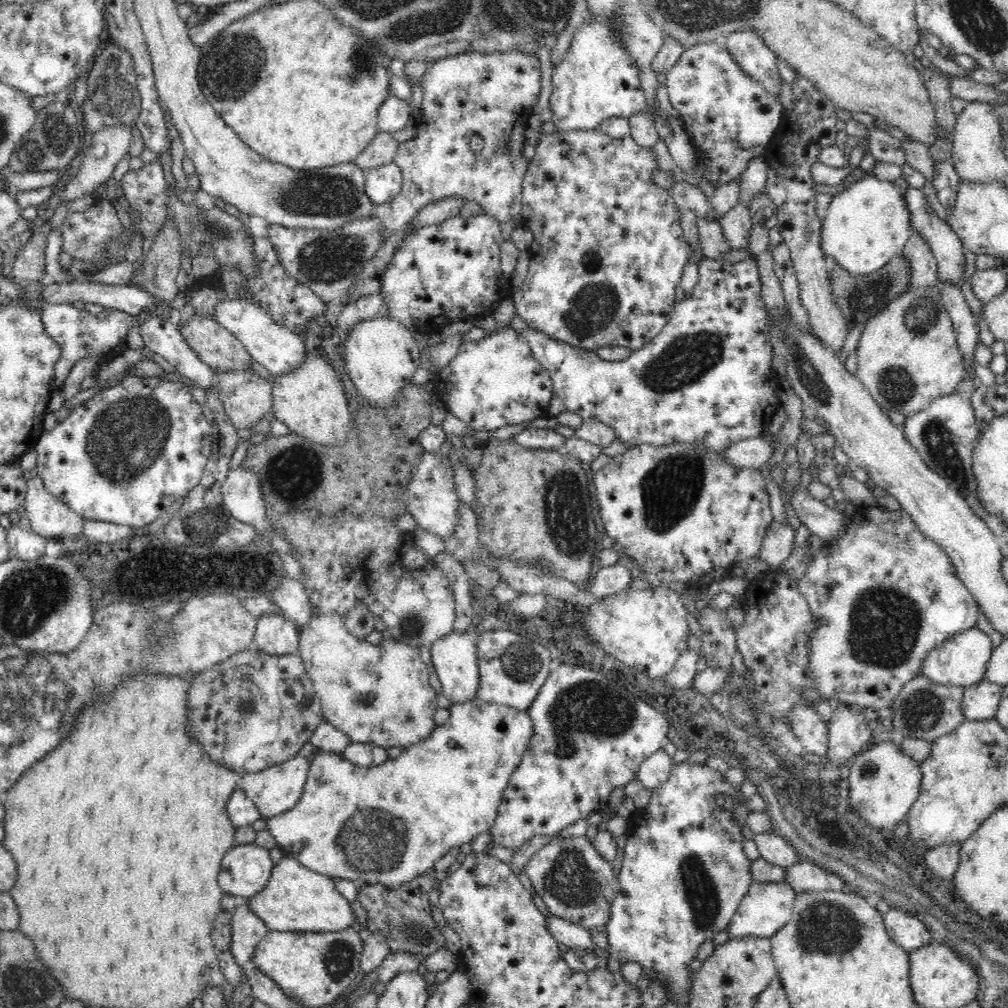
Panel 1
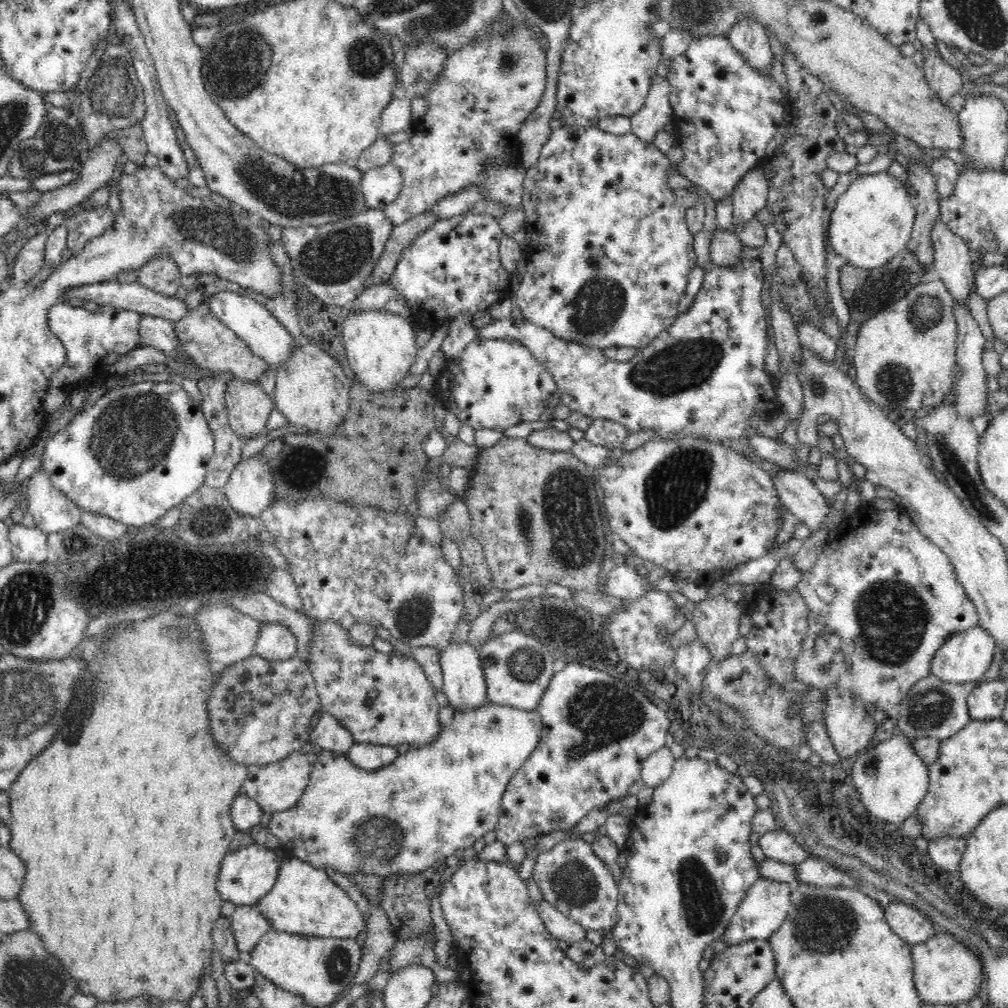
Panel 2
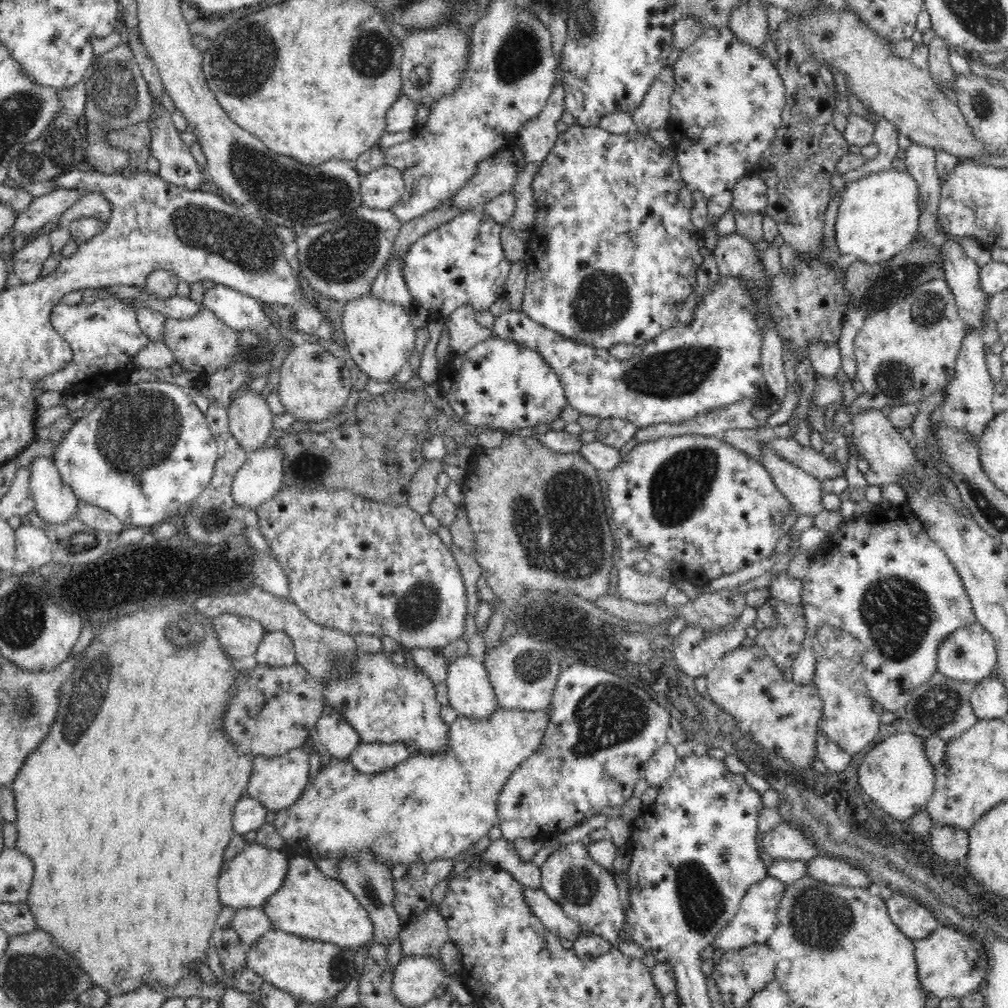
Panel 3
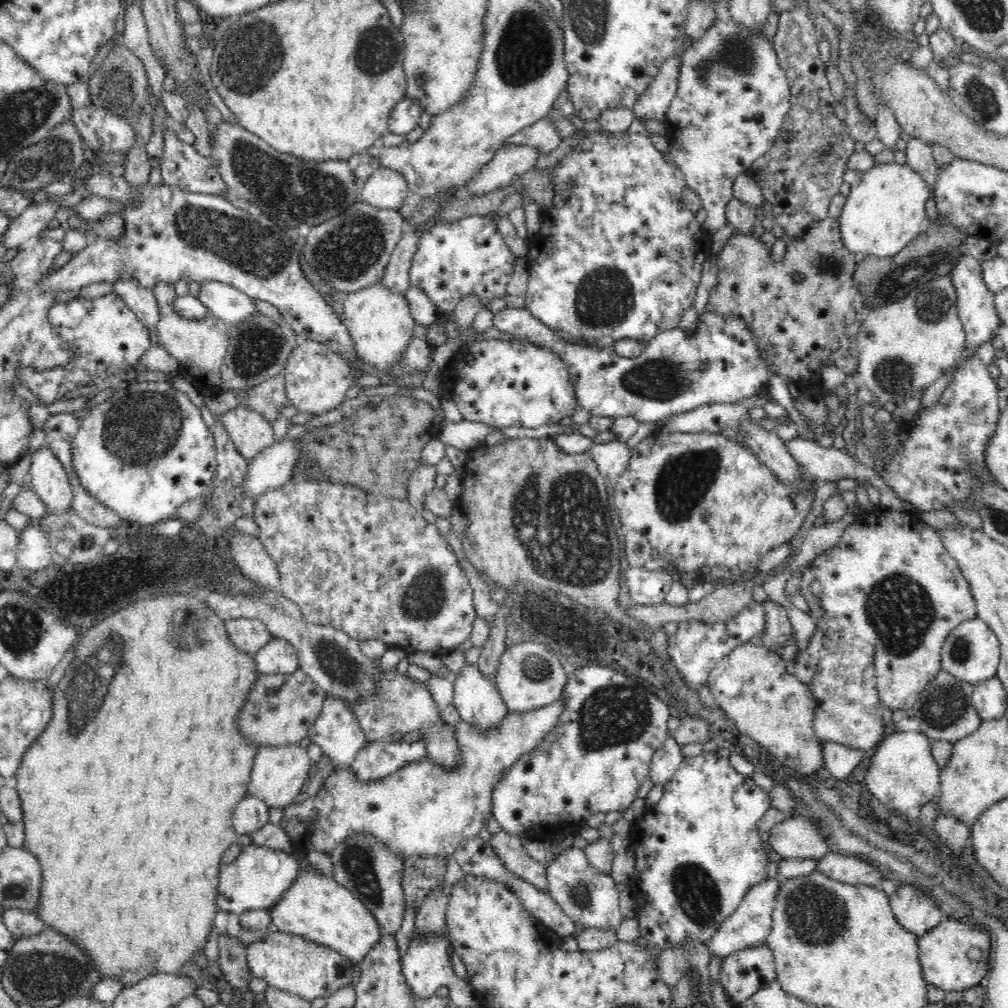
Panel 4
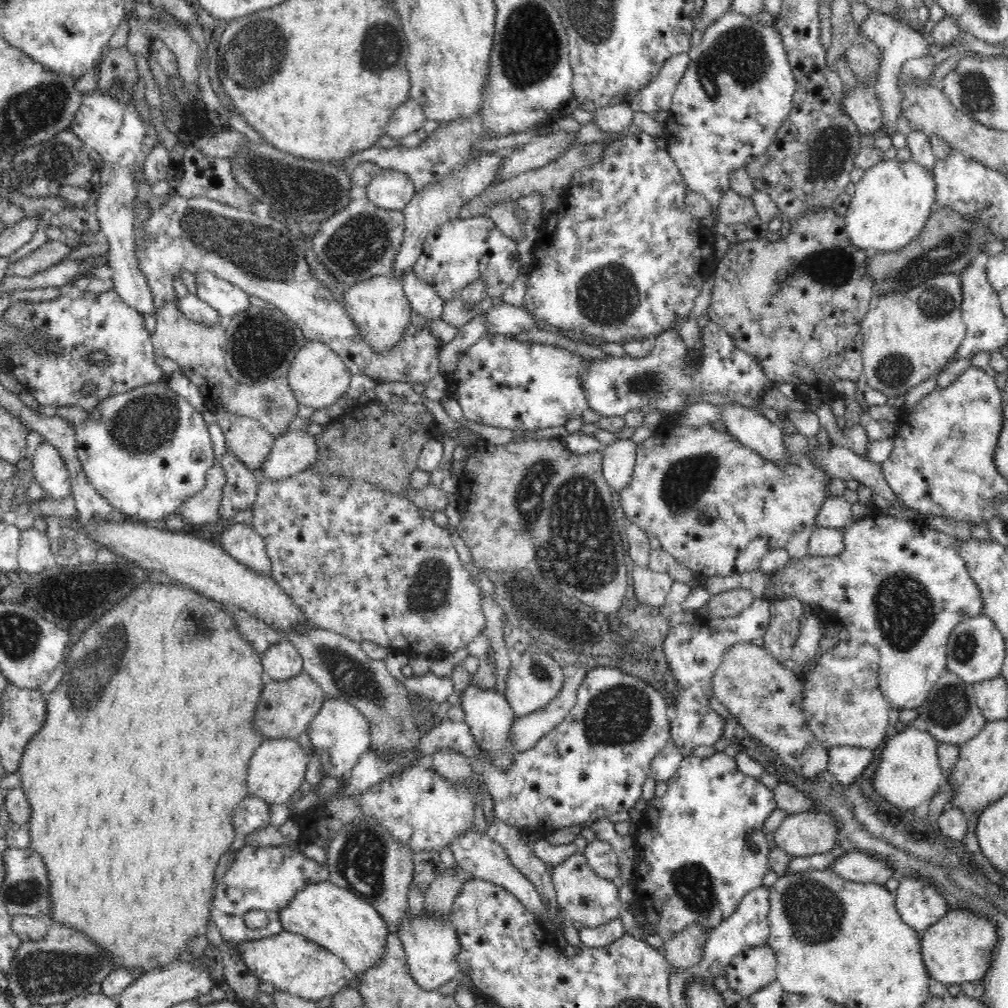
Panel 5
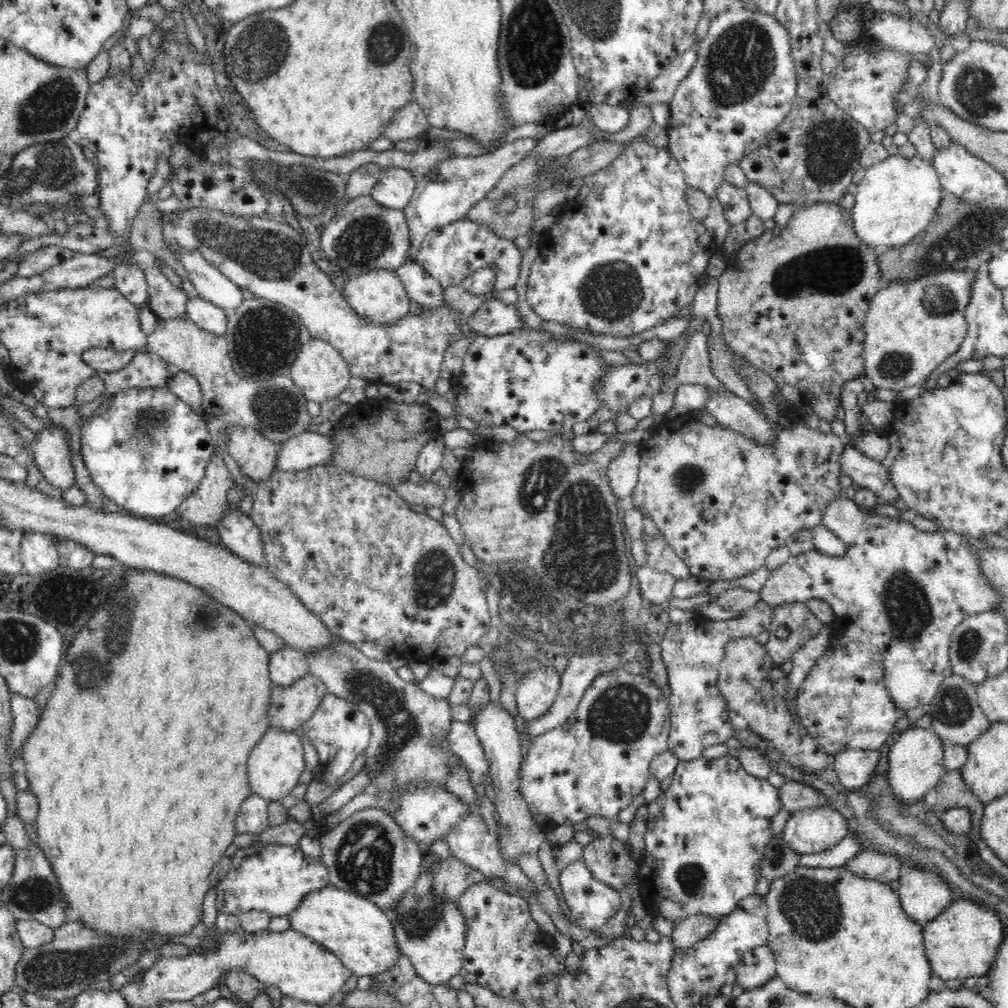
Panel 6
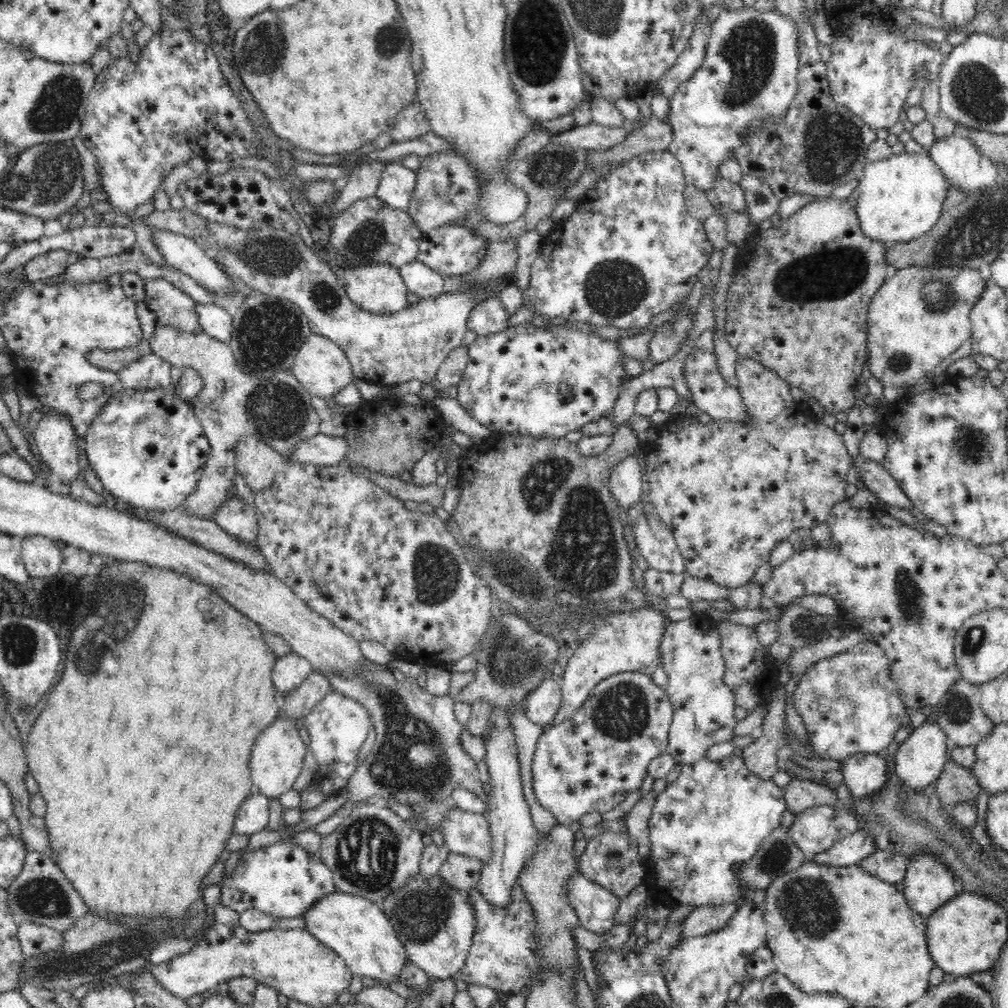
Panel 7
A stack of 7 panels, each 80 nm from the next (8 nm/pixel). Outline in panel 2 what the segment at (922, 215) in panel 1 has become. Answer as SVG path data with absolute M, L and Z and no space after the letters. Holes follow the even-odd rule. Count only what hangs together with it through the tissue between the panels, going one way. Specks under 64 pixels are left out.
M939 219L932 229L934 244L935 267L940 280L952 294L954 300L962 305L968 305L974 285L974 267L970 260L972 254L966 242L959 238L948 226Z

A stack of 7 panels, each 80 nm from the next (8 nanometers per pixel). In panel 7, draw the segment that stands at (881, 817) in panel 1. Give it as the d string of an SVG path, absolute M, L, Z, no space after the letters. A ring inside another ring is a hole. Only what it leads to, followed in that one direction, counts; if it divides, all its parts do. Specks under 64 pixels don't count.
M926 721L919 728L914 729L906 741L899 746L896 756L894 756L896 776L898 776L900 784L915 790L924 790L926 786L934 784L949 761L948 748L950 746L949 739L938 723Z

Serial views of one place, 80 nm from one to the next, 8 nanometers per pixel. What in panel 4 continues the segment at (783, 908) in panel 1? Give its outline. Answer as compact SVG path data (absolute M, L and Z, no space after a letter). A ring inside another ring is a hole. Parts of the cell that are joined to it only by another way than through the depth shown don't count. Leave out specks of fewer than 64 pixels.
M767 878L755 884L745 895L732 916L728 917L722 926L712 934L712 938L706 942L712 958L717 957L721 960L729 957L740 950L766 944L772 928L772 914L776 894L778 894L780 882L776 878Z

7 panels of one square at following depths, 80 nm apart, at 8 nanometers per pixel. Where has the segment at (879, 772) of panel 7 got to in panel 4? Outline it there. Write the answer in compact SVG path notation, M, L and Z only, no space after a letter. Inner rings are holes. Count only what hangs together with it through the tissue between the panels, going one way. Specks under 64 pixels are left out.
M824 741L821 745L825 767L838 780L845 779L864 760L865 752L862 750L850 749L830 741Z

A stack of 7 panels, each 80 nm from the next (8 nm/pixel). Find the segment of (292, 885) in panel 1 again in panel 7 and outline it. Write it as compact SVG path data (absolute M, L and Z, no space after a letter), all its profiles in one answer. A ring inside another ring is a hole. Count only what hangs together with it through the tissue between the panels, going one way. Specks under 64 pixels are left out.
M338 890L321 896L302 917L305 929L342 958L353 974L399 983L397 976L409 958L382 907L366 898Z

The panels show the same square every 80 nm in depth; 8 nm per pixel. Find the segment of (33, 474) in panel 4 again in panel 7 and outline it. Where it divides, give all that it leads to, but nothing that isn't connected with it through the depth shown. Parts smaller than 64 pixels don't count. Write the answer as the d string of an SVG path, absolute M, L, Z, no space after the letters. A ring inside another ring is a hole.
M51 410L43 416L32 432L36 443L35 448L38 449L38 456L42 464L50 470L52 476L57 477L58 483L63 484L74 482L78 474L81 474L78 439L83 439L83 437L76 434L70 418L59 414L64 414L64 412Z

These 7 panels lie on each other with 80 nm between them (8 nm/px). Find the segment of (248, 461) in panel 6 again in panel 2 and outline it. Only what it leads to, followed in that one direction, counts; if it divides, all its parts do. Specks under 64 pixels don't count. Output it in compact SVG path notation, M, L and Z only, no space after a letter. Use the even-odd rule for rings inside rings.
M232 377L227 382L225 403L232 430L245 442L267 428L267 420L275 402L258 380L244 381Z

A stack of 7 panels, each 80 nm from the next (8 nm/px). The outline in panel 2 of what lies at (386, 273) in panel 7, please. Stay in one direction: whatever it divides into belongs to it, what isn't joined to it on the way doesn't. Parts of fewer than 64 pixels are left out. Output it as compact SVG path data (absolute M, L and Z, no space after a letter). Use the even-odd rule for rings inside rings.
M360 310L348 312L342 324L346 359L355 376L370 392L385 392L394 389L400 380L404 380L412 368L419 351L414 337L415 326L401 312L392 314L382 310Z

